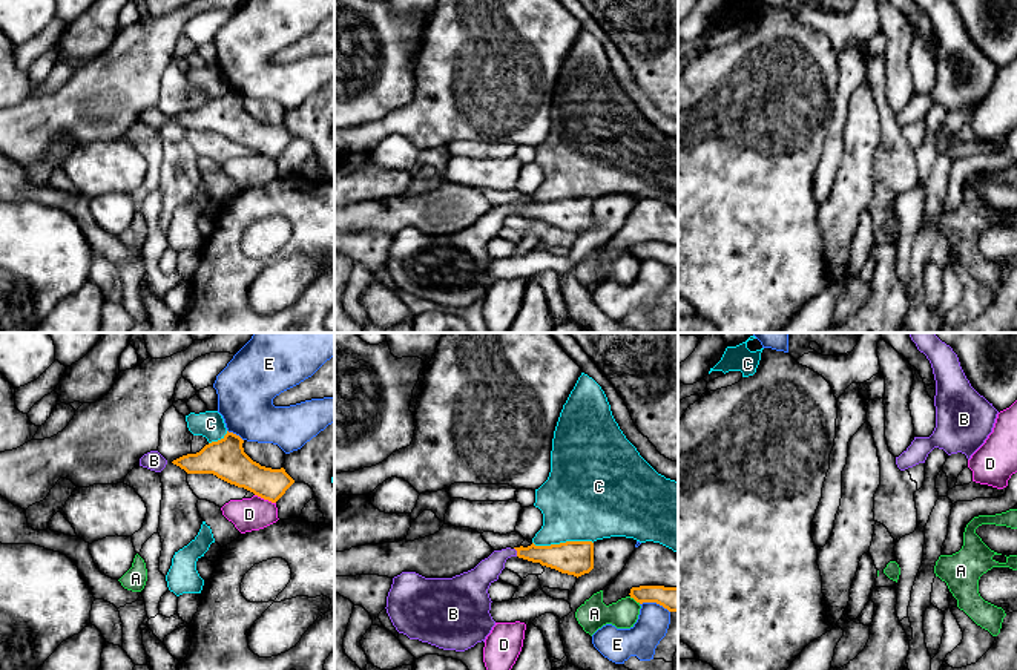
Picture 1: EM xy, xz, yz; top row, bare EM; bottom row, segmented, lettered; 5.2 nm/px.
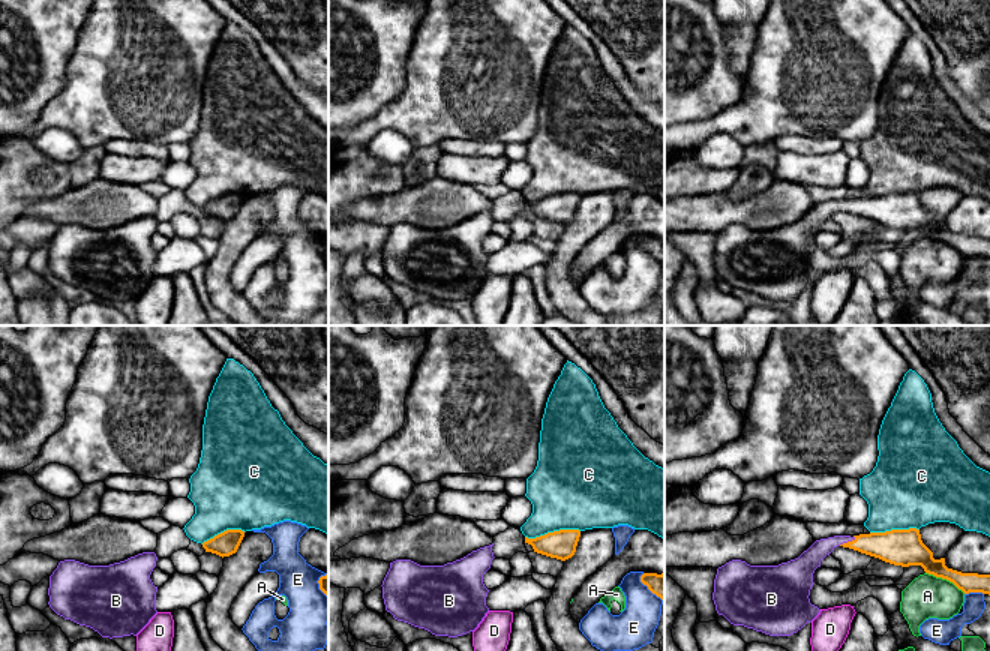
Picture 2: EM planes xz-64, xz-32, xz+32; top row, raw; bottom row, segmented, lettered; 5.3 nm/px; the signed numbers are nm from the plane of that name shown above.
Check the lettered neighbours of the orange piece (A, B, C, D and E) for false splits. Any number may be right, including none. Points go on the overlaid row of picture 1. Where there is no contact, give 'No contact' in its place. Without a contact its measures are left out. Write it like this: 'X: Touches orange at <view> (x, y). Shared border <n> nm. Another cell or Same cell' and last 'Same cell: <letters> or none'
A: Touches orange at xz (635, 600). Shared border 70 nm. Another cell
B: Touches orange at xz (517, 552). Shared border 50 nm. Same cell
C: Touches orange at xz (563, 543). Shared border 320 nm. Another cell
D: Touches orange at xy (266, 499). Shared border 120 nm. Another cell
E: Touches orange at xy (235, 434). Shared border 110 nm. Another cell
Same cell: B

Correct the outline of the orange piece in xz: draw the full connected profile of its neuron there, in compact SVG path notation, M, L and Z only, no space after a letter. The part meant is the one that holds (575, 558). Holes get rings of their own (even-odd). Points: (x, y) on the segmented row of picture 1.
M566 541L551 546L506 547L494 550L474 569L453 578L425 578L402 572L393 578L387 613L399 633L443 650L465 652L485 642L492 619L489 586L499 580L505 563L518 557L561 573L581 576L594 569L592 541Z

